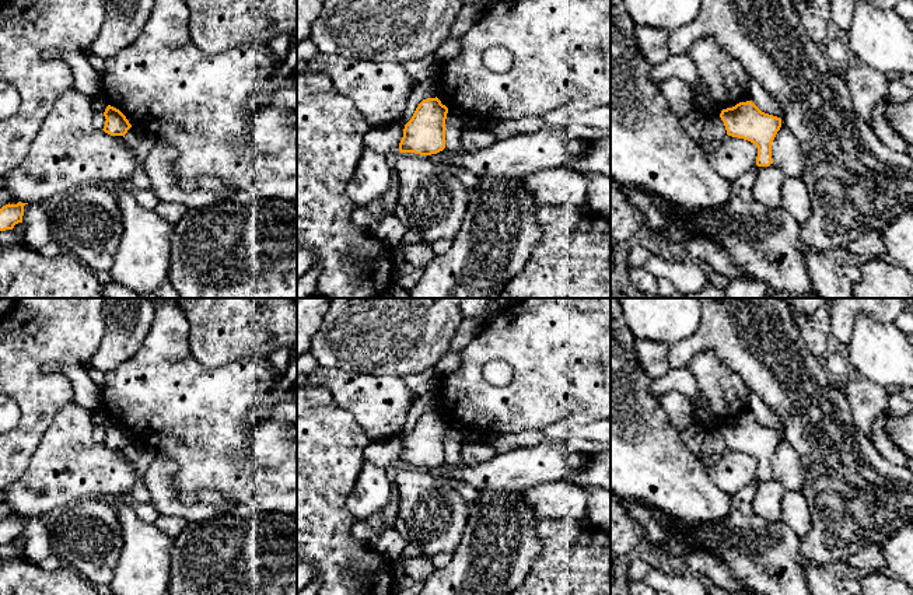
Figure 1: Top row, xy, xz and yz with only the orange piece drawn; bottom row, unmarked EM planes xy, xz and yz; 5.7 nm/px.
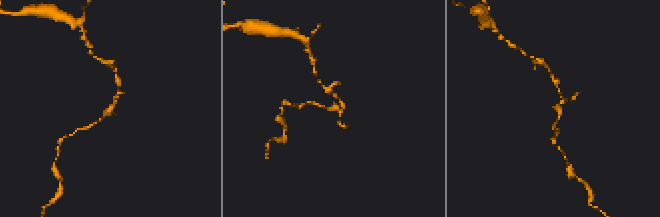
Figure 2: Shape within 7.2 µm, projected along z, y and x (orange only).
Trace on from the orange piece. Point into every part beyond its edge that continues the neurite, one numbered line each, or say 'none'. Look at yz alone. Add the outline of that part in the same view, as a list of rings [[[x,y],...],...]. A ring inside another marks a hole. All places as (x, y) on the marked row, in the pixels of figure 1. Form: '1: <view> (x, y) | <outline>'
none

